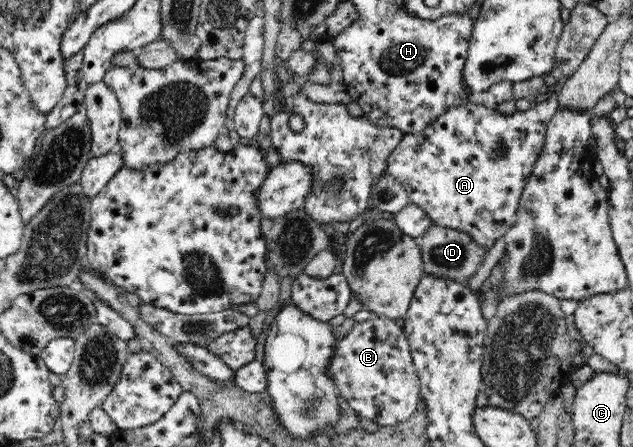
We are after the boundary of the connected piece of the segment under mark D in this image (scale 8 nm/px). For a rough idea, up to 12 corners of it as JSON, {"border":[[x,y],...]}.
{"border":[[433,223],[419,239],[426,274],[467,282],[486,247]]}

